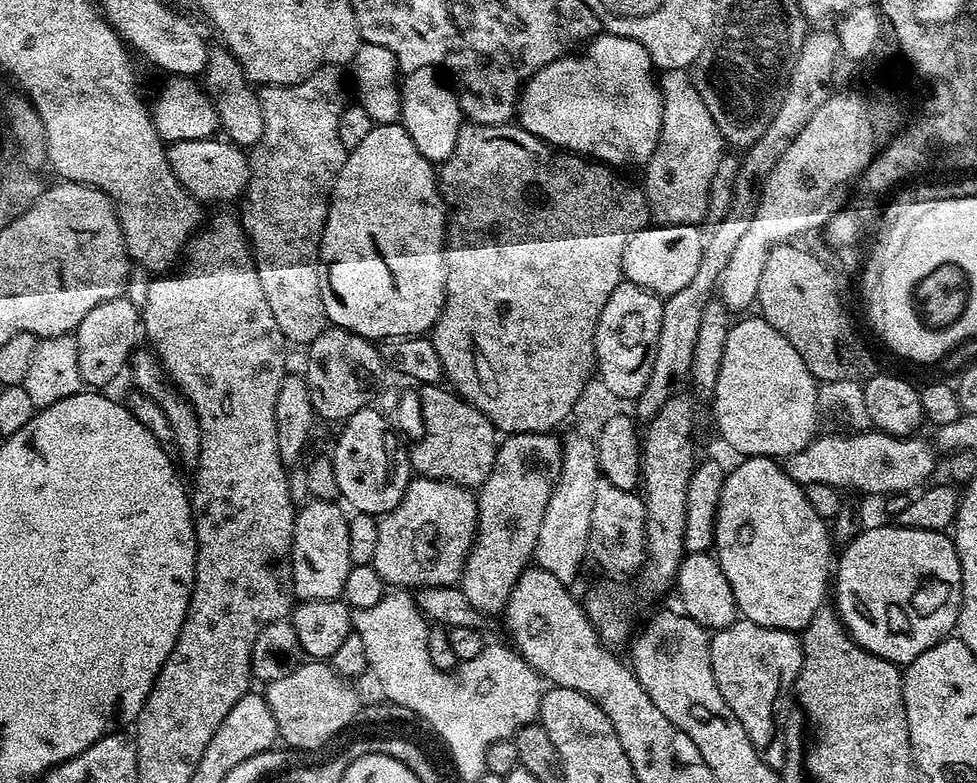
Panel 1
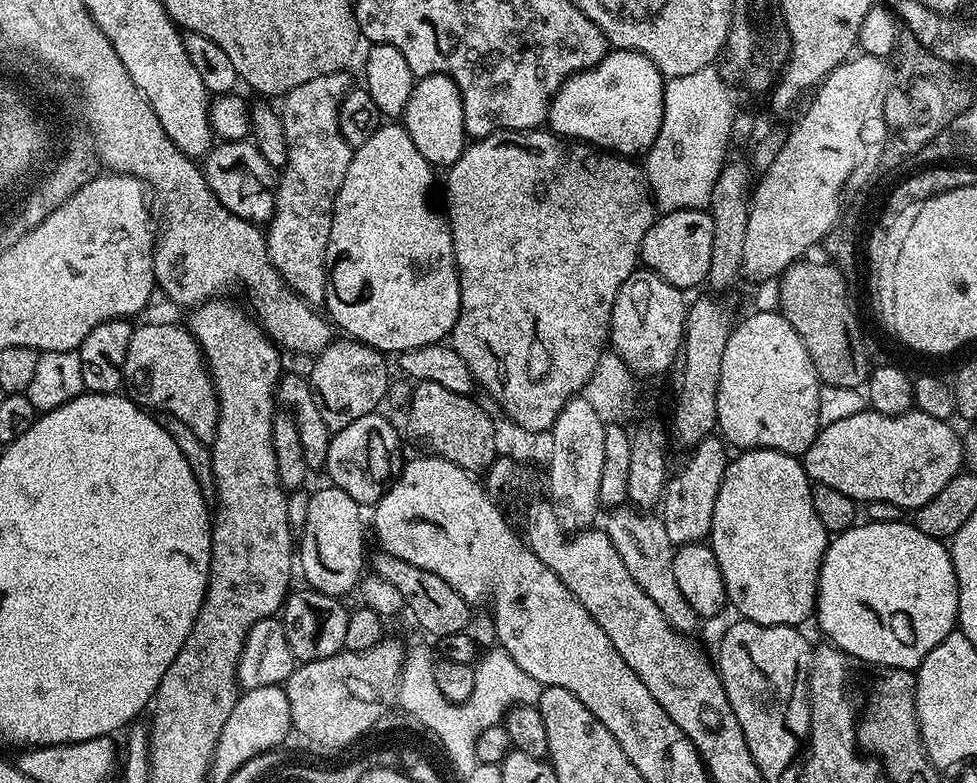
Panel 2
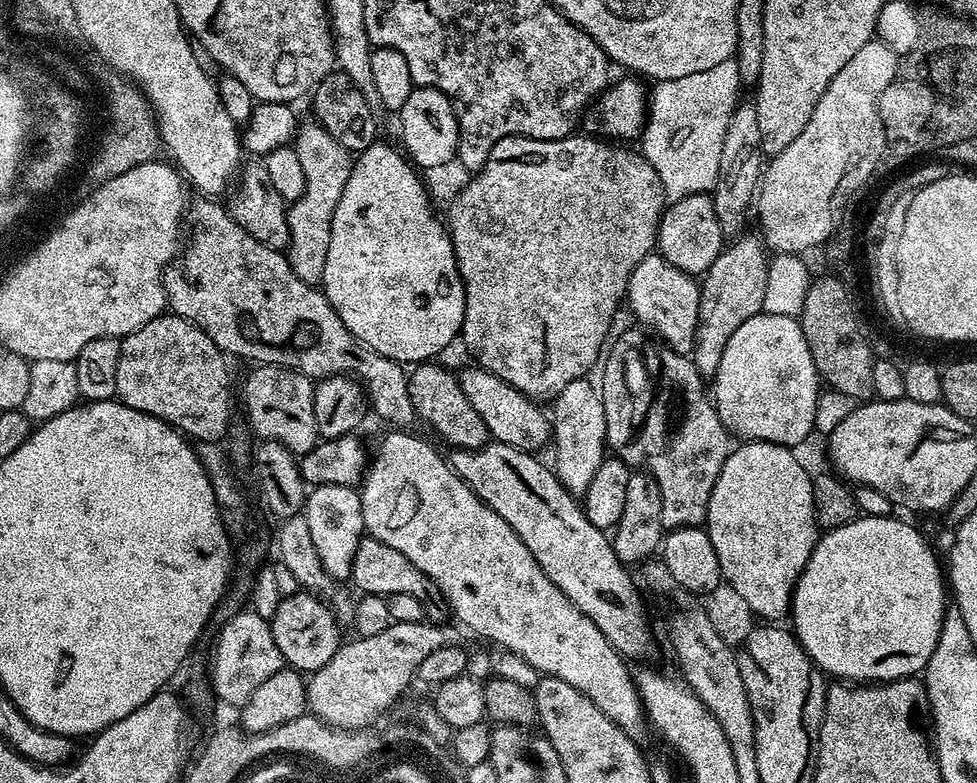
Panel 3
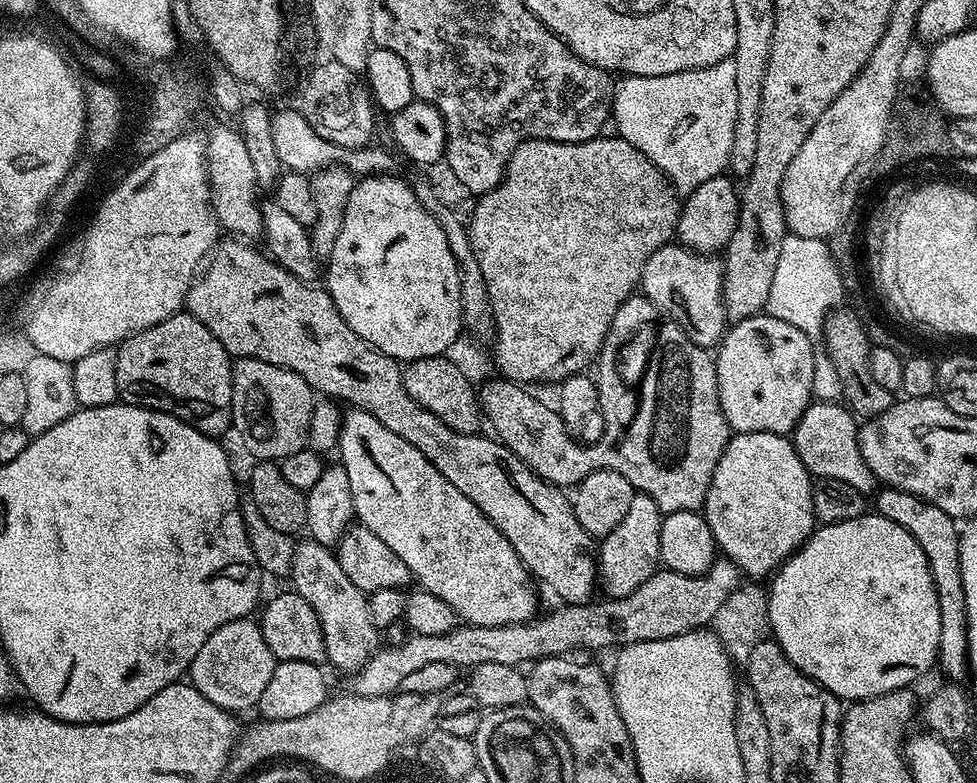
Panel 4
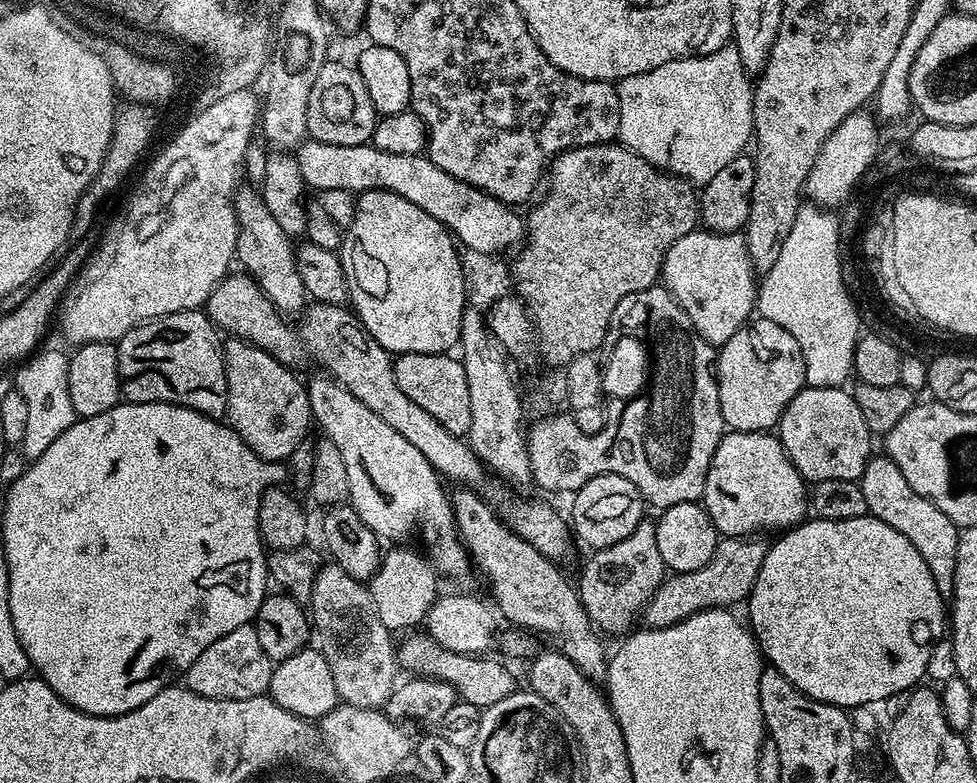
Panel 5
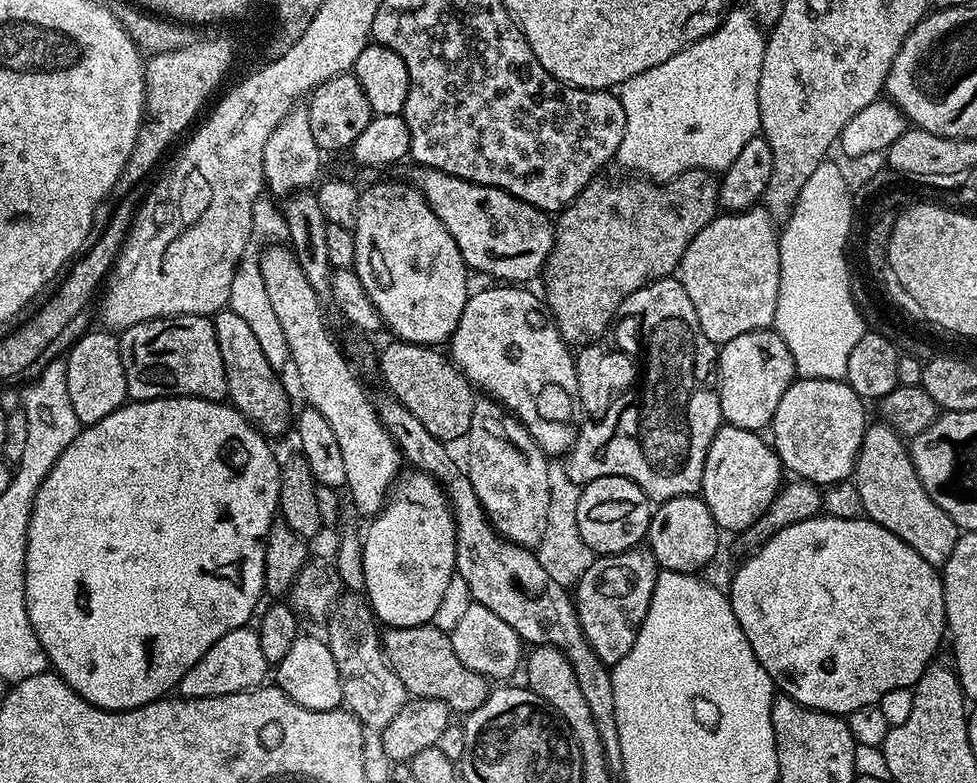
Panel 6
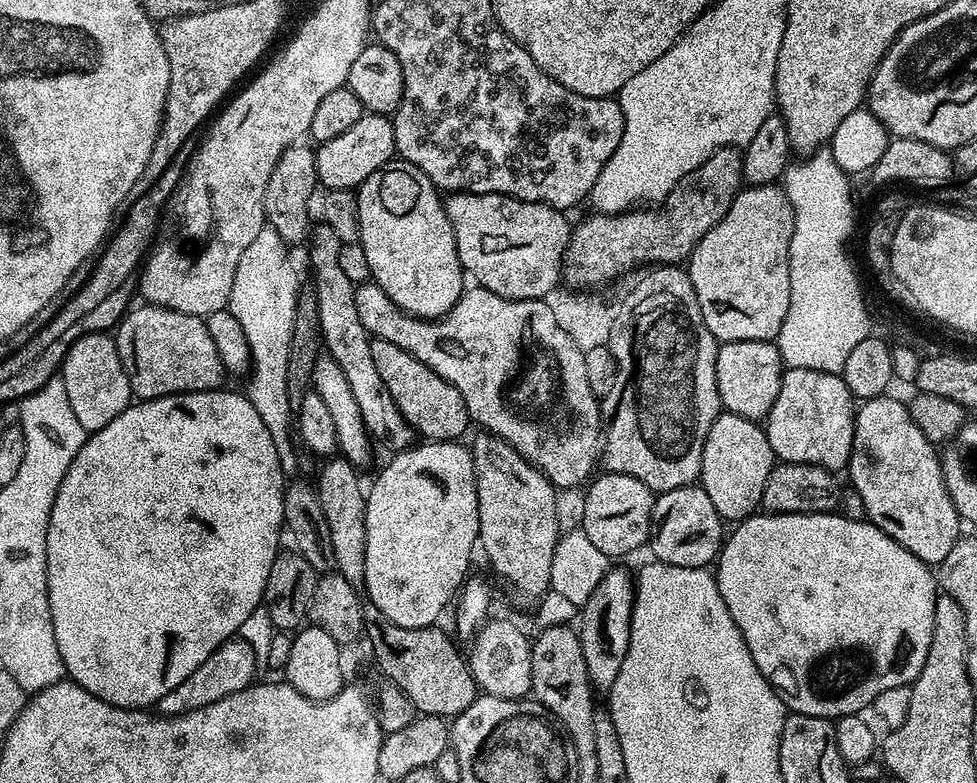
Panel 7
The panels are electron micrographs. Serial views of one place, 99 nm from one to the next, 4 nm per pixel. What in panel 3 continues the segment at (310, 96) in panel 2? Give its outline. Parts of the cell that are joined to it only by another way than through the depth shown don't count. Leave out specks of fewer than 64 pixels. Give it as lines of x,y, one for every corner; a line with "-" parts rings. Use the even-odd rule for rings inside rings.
315,122
301,123
297,127
294,147
298,162
302,162
302,170
306,174
306,188
302,190
302,198
291,201
287,209
286,255
294,274
298,274
302,282
316,286
324,279
326,250
330,250
330,226
334,222
334,206
338,206
338,198
342,198
342,190
346,190
346,178
350,178
354,160
347,148
334,142
328,131

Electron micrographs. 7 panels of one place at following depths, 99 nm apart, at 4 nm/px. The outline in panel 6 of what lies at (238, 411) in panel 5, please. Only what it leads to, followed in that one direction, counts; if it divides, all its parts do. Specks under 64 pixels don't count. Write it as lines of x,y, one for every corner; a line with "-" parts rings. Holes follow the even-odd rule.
220,309
213,315
215,338
222,354
222,366
226,366
227,399
255,428
265,436
275,438
289,431
294,420
294,407
288,401
288,392
279,380
278,370
266,360
258,340
248,323
233,310

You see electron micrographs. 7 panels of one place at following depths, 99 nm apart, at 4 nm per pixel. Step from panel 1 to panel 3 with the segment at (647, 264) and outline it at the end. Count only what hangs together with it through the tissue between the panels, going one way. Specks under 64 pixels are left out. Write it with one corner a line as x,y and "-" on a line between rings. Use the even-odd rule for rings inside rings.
709,193
694,194
690,198
671,201
665,207
658,234
655,251
672,266
678,266
694,278
703,277
710,270
714,258
726,247
726,237
714,212
714,202

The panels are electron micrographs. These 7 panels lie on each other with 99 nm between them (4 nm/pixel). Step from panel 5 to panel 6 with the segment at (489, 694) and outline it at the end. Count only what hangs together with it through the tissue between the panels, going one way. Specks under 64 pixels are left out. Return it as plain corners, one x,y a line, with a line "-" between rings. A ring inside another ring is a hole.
423,624
418,627
387,627
381,633
382,651
391,670
393,670
404,684
409,695
415,699
434,698
435,700
446,702
453,713
466,716
478,706
482,706
488,697
490,684
487,677
470,670
468,666
455,653
451,635
444,629
440,630
436,624

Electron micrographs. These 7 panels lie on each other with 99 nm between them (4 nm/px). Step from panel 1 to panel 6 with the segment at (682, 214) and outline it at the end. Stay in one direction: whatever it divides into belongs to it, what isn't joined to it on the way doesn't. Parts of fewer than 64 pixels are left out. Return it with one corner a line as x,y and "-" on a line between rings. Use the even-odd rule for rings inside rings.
733,7
720,27
696,44
689,44
674,58
666,58
659,66
650,66
642,74
634,74
619,85
618,95
622,110
626,110
626,134
622,146
616,151
615,163
629,168
629,173
667,182
684,172
705,168
720,174
738,158
742,146
760,132
758,110
758,78
762,78
762,58
766,32
747,7

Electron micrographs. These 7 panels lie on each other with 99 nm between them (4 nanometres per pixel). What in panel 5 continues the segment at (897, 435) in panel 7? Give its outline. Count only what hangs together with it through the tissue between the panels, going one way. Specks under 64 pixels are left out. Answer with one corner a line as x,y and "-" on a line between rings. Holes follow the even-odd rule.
887,454
873,455
868,461
866,470
859,479
862,495
866,498
866,506
869,513
876,516
886,526
894,526
902,538
906,538
922,554
926,566
930,566
930,574
934,574
934,582
938,586
941,596
951,597
954,586
954,574
956,573
956,563
958,562
958,542
960,541
961,529
956,527
950,517
942,514
934,502
930,502
894,466
892,459

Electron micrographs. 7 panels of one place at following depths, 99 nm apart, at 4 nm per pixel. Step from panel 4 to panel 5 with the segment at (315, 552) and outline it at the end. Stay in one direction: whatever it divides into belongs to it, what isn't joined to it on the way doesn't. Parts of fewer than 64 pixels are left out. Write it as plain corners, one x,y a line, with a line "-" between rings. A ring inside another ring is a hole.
328,562
316,575
308,604
315,635
317,632
319,636
318,647
326,658
326,662
329,663
337,697
343,703
359,708
381,709
389,700
397,683
398,661
396,644
395,642
393,644
390,638
391,629
387,628
378,618
377,607
374,606
371,591
361,581
351,578
337,564

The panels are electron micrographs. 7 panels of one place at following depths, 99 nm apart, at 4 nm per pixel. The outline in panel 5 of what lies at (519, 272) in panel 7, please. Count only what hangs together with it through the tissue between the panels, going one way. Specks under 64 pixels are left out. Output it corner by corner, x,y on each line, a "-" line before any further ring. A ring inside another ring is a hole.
311,138
305,139
294,152
298,166
302,170
302,178
309,189
316,188
317,193
326,190
346,190
353,194
370,190
386,190
406,198
406,202
414,202
430,218
442,222
445,228
465,249
478,250
482,254
504,254
507,248
519,245
526,234
526,220
519,216
517,209
511,204
504,204
489,192
478,190
442,170
442,166
434,166
434,162
426,154
389,154
386,150
378,150
371,142
358,146
330,146
330,142
318,142

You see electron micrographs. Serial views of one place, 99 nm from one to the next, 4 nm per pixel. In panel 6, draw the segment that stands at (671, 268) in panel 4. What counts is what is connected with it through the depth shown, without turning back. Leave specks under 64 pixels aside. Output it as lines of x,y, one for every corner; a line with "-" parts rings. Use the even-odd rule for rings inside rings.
757,206
744,212
717,214
713,220
686,246
678,269
680,285
690,294
698,322
713,344
723,346
738,334
753,332
759,328
771,329
778,306
778,282
780,281
780,237
777,225
767,208

